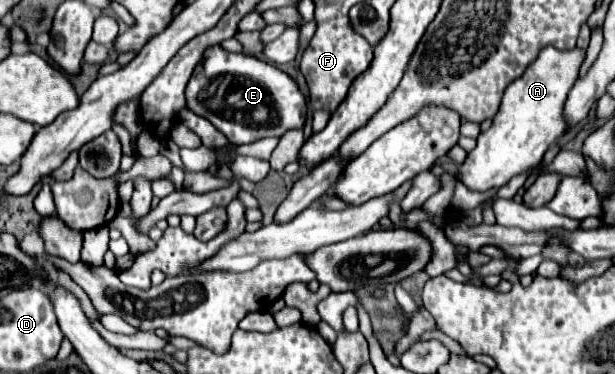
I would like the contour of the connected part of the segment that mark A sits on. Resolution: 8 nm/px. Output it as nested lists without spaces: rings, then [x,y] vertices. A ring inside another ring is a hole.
[[[547,46],[525,74],[507,86],[501,108],[493,118],[493,126],[479,134],[477,146],[467,154],[453,176],[473,192],[487,192],[505,186],[513,176],[535,168],[543,160],[547,148],[565,132],[563,104],[577,80],[583,58],[585,50],[573,48],[561,52]]]

